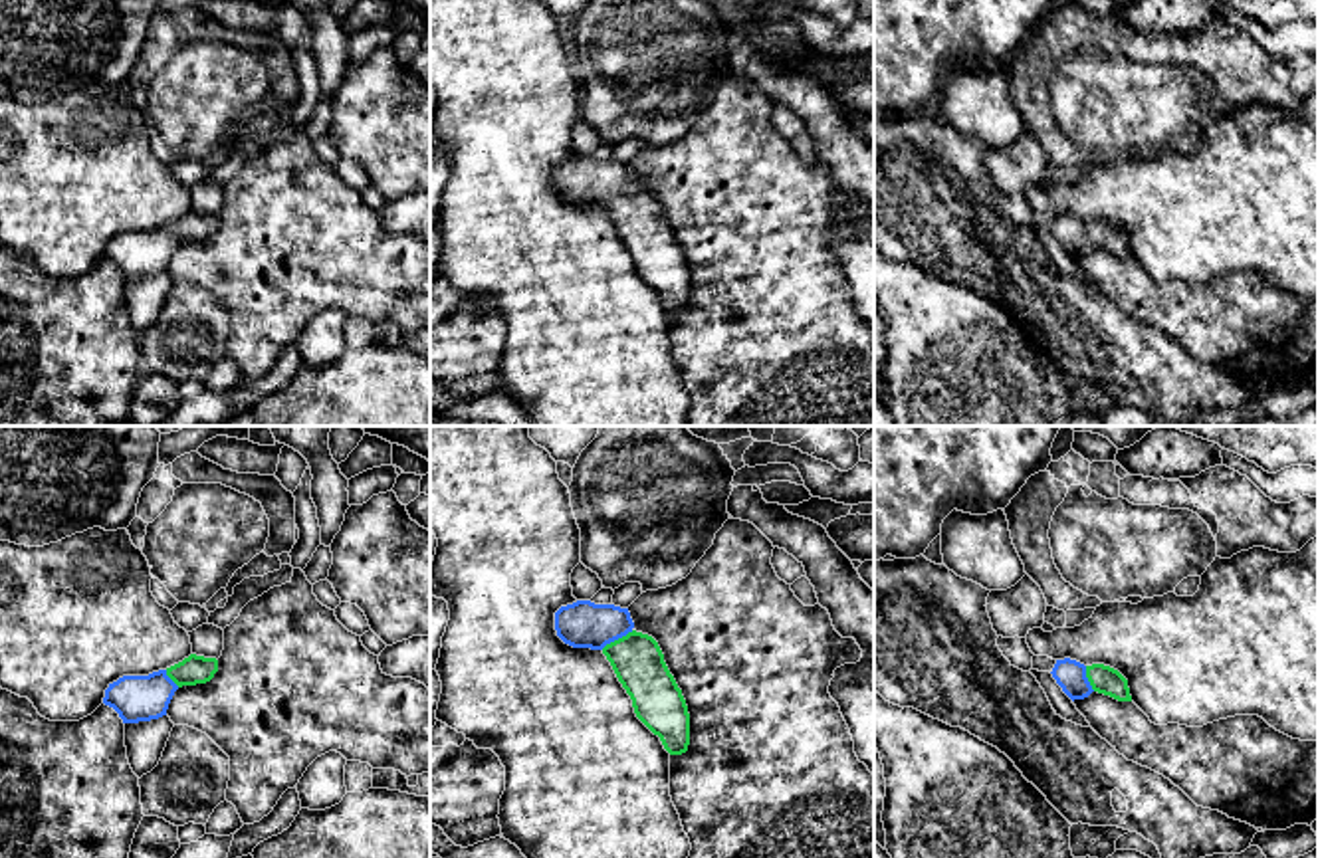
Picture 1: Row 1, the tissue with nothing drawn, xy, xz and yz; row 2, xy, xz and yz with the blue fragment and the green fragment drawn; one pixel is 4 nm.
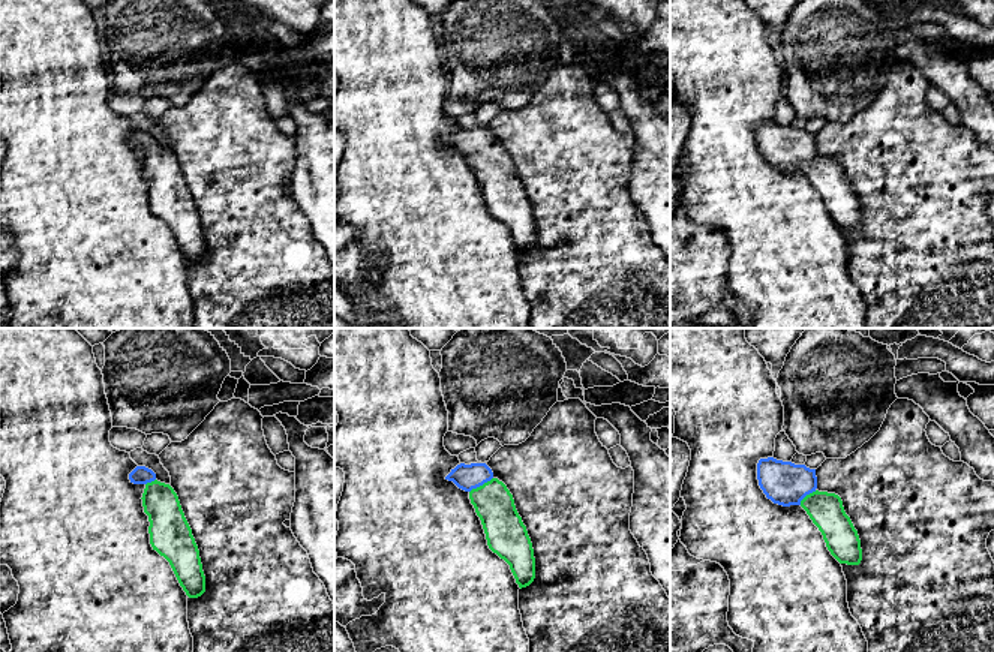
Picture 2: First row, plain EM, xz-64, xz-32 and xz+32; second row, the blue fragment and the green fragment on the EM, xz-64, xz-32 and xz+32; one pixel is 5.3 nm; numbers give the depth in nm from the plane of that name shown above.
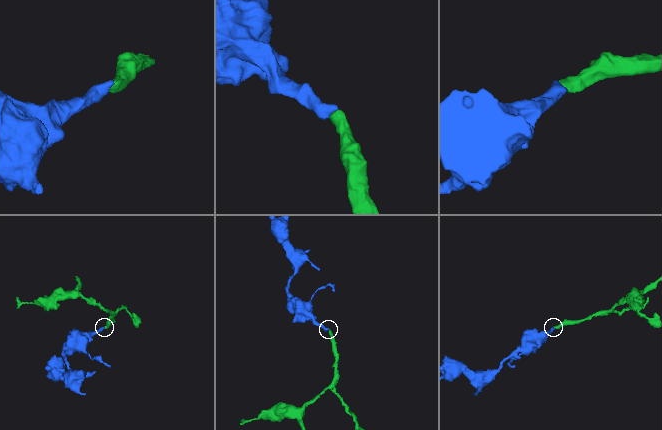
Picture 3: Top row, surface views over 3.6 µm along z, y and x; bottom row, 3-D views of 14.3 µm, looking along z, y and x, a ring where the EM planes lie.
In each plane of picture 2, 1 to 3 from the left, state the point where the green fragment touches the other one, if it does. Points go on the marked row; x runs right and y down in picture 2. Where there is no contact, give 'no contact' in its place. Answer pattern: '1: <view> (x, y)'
1: xz-64 (150, 481)
2: xz-32 (480, 484)
3: xz+32 (807, 493)

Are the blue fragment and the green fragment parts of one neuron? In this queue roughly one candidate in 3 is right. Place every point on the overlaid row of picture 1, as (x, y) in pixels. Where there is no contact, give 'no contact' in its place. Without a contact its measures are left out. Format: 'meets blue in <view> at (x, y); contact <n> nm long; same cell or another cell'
meets blue in xz at (617, 639); contact 150 nm long; same cell

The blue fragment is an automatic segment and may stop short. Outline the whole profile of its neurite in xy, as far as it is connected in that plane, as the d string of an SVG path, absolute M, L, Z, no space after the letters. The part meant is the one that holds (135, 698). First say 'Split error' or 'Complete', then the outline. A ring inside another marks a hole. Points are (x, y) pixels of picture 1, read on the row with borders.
Split error. M190 654L166 670L149 676L119 678L105 690L103 703L113 707L123 723L159 719L166 715L168 703L178 688L206 684L216 672L216 658Z

